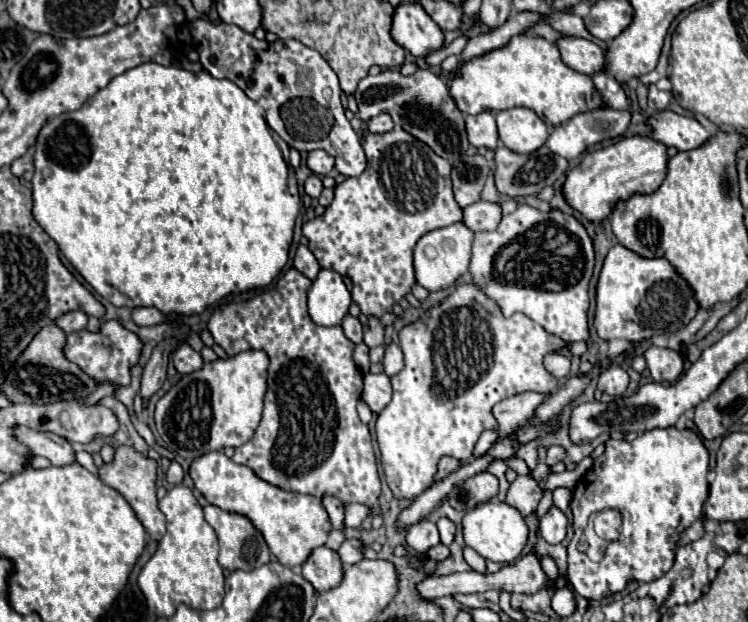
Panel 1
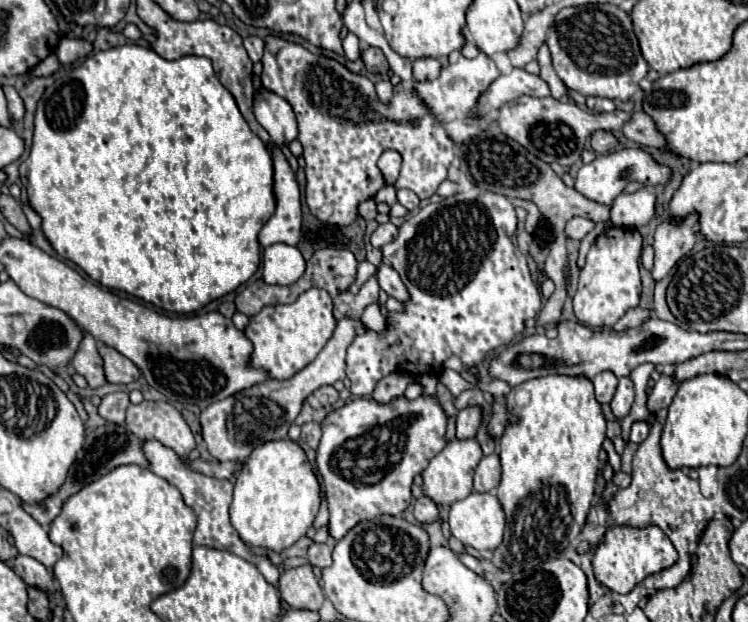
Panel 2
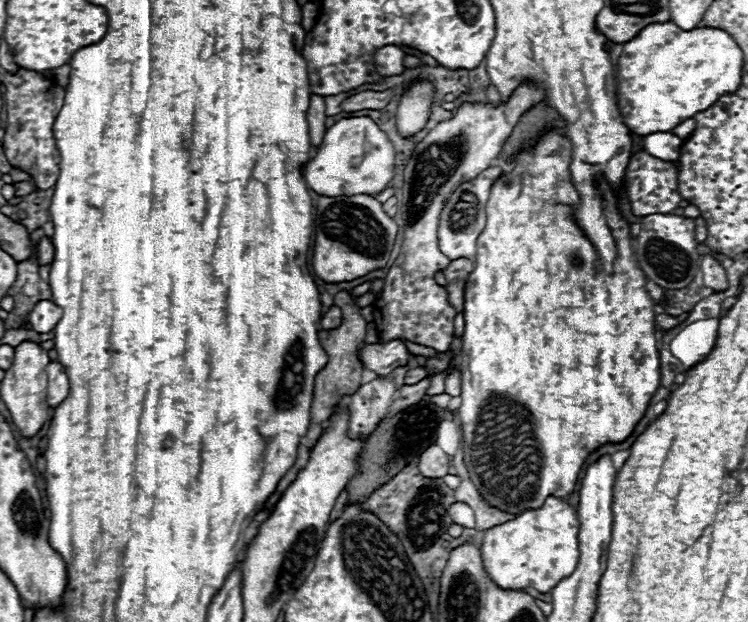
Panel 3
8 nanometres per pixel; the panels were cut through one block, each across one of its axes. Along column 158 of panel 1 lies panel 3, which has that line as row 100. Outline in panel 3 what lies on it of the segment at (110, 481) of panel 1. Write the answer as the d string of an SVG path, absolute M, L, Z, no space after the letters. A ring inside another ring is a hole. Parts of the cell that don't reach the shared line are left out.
M522 84L510 96L508 104L504 104L504 106L490 108L488 104L464 102L454 112L454 116L450 120L440 122L422 142L418 142L418 146L414 150L414 156L408 160L408 164L404 168L404 186L402 186L402 202L404 202L404 206L400 206L400 214L404 218L402 252L396 258L394 266L390 268L378 300L374 300L374 304L372 304L372 308L374 308L374 324L376 324L376 330L380 332L378 336L384 342L402 338L402 340L410 340L410 342L416 342L416 344L422 344L422 346L430 346L430 348L434 348L438 352L446 352L448 350L450 342L454 340L454 318L456 318L458 312L448 302L448 292L444 290L444 286L436 284L436 280L434 280L436 272L444 270L444 266L448 266L448 262L450 262L450 258L446 254L442 254L440 248L438 248L438 220L440 220L440 212L444 208L444 202L452 196L452 192L460 184L470 182L472 178L476 178L482 170L486 170L492 164L492 160L500 154L504 142L512 134L514 126L518 124L520 116L524 112L528 112L534 104L538 104L540 98L542 98L542 90L534 88L532 84L530 86Z

